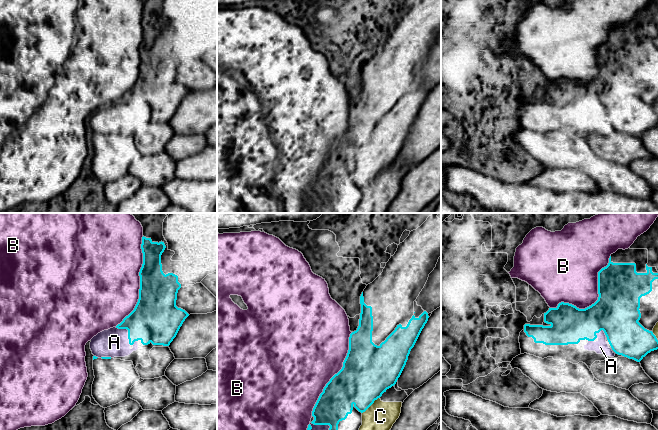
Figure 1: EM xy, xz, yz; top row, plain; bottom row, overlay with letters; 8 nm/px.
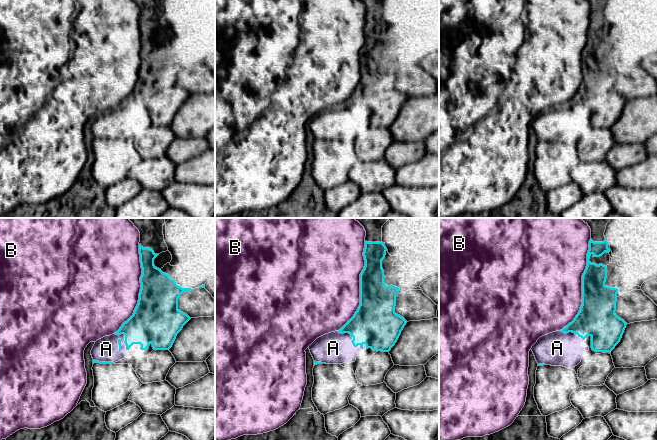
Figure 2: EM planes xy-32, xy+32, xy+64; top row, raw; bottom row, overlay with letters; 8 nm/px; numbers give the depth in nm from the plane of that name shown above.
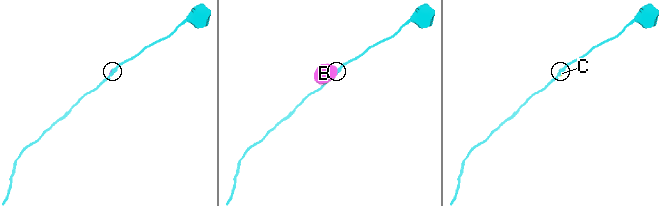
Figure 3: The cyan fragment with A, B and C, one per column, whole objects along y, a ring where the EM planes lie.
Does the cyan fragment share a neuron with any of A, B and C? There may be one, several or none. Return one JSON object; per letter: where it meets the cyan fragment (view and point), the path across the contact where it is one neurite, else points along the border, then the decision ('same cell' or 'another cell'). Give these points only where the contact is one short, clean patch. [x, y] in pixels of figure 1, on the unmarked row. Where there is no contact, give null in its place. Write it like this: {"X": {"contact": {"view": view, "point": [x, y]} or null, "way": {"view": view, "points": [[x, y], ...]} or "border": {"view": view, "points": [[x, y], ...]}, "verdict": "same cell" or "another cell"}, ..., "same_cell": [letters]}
{"A": {"contact": {"view": "xy", "point": [128, 107]}, "verdict": "another cell"}, "B": {"contact": {"view": "yz", "point": [597, 76]}, "verdict": "another cell"}, "C": {"contact": {"view": "xz", "point": [370, 181]}, "verdict": "another cell"}, "same_cell": []}

